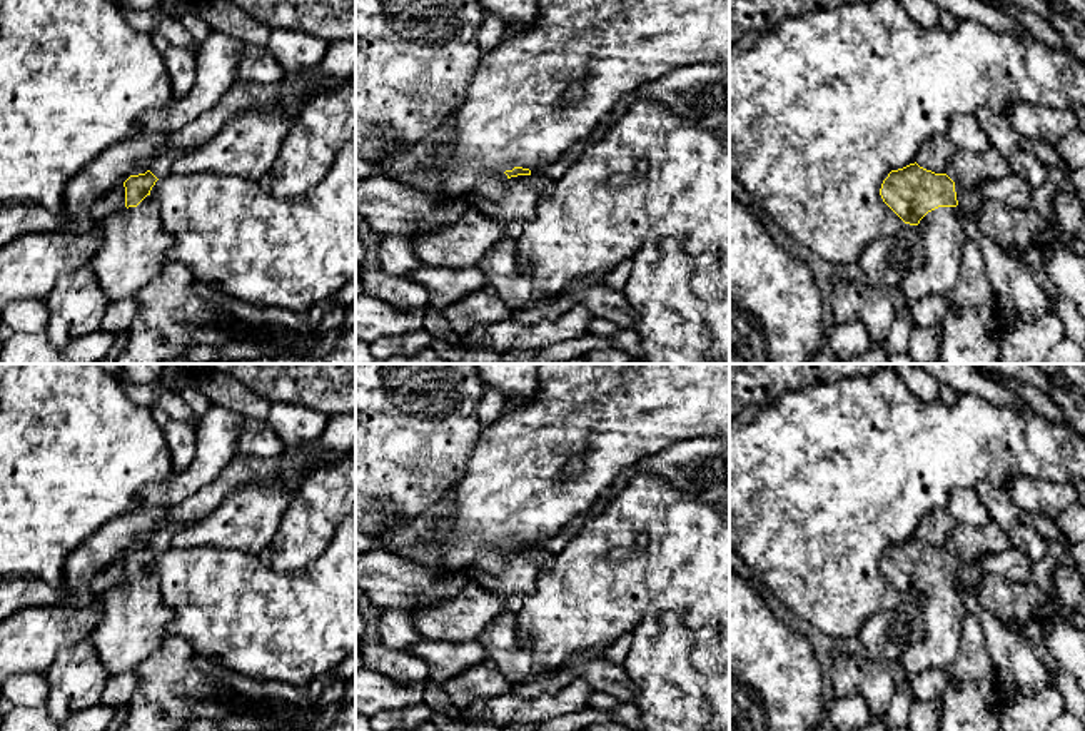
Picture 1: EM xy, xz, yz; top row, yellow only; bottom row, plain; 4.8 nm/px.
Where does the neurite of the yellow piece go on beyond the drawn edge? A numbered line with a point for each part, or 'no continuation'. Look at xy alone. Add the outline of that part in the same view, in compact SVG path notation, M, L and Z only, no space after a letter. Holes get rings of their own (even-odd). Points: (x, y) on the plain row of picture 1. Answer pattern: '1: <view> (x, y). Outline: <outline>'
1: xy (134, 621). Outline: M145 571L137 581L108 589L102 597L102 619L90 639L108 676L134 671L169 636L172 609L160 594L157 576Z

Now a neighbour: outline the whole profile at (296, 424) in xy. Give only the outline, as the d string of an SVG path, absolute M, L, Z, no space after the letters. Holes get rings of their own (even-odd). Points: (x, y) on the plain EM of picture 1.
M272 402L265 421L285 447L317 439L322 434L326 422L326 414L292 402Z

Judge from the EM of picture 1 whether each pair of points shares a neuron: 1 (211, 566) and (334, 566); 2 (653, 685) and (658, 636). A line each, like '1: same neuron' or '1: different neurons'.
1: same neuron
2: same neuron

